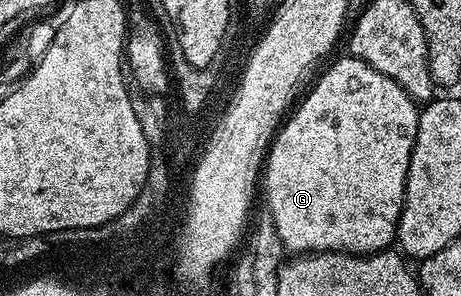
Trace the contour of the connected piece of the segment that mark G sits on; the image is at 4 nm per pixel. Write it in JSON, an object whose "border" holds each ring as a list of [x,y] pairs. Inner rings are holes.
{"border":[[[349,54],[343,55],[343,60],[338,60],[318,81],[314,84],[314,89],[301,97],[300,103],[293,109],[292,115],[279,127],[269,149],[268,155],[264,161],[264,184],[266,180],[266,204],[270,207],[268,219],[274,224],[274,233],[278,236],[278,243],[287,253],[290,254],[313,254],[315,252],[349,252],[352,256],[369,256],[371,252],[385,252],[395,243],[398,235],[398,219],[402,213],[402,204],[406,200],[406,179],[408,178],[408,162],[412,158],[412,146],[416,142],[416,130],[418,129],[418,113],[419,105],[409,94],[396,82],[392,82],[392,78],[388,78],[388,74],[380,74],[380,70],[372,70],[372,66],[368,66],[362,60],[356,59],[355,56]]]}

